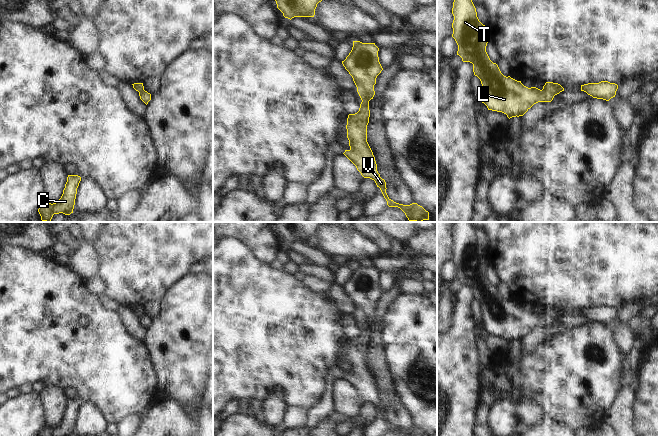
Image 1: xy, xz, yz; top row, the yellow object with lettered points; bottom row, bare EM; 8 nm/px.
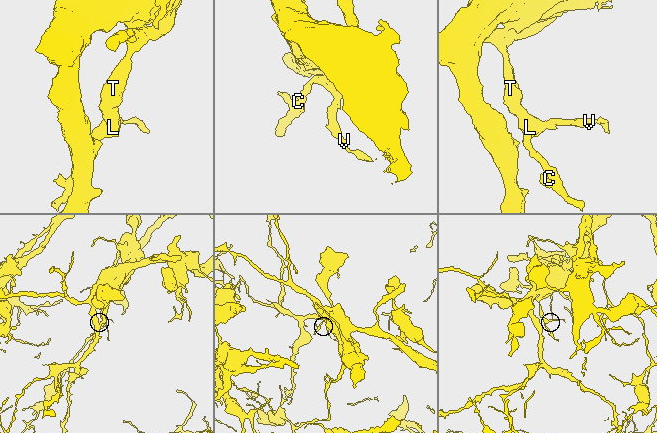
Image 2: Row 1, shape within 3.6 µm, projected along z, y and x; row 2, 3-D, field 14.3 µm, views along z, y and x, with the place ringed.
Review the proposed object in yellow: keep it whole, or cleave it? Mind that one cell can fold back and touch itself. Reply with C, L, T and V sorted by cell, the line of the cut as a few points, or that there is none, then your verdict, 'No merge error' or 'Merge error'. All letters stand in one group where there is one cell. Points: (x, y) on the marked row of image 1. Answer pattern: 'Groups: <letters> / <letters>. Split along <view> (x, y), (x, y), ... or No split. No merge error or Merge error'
Groups: C L T / V. Split along yz (542, 89), (548, 90), (554, 95). Merge error

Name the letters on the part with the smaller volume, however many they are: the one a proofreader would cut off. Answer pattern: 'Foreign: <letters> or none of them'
Foreign: V

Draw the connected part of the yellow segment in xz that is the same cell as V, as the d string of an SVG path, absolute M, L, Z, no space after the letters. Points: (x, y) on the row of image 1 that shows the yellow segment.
M363 101L357 113L348 115L346 129L350 149L345 150L343 154L356 166L364 178L370 178L375 181L389 207L400 208L409 221L422 222L423 220L429 220L429 212L417 203L403 205L394 202L388 197L386 182L377 171L375 157L367 142L369 117L370 110Z

